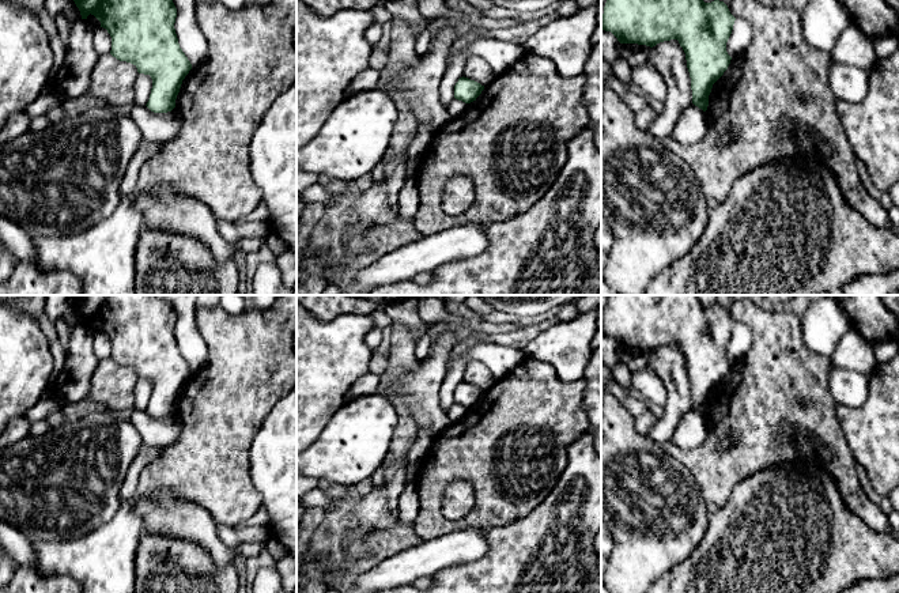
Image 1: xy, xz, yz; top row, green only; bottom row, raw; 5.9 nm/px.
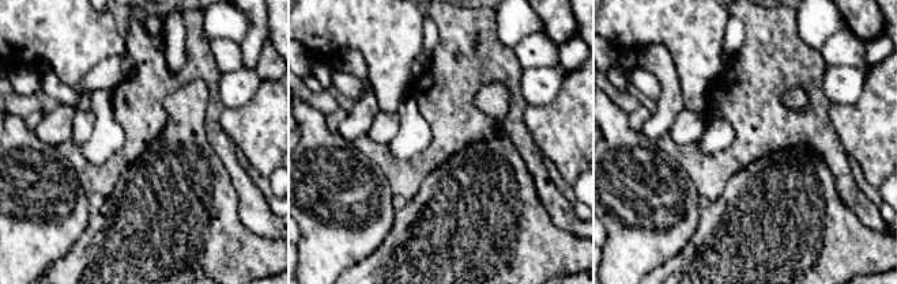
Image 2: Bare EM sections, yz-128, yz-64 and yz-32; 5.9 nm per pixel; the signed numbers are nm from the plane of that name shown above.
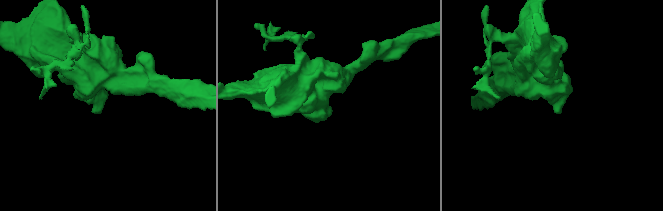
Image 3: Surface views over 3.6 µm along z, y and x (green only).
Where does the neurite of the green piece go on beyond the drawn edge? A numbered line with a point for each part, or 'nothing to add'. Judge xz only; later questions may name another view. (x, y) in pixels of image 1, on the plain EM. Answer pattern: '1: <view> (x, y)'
nothing to add

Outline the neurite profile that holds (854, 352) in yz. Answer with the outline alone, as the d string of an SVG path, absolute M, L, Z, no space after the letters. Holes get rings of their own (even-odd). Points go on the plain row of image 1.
M851 326L838 341L830 358L831 366L869 375L877 365L873 348L875 345Z

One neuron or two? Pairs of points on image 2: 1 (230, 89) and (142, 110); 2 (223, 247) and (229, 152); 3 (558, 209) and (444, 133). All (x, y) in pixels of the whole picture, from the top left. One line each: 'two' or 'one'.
1: two
2: two
3: one

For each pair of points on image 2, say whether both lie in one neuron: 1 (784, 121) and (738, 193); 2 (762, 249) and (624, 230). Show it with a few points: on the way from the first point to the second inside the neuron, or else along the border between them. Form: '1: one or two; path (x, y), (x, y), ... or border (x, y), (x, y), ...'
1: two; border (792, 151), (765, 154), (734, 174)
2: two; border (701, 209), (697, 228), (689, 242), (666, 260)

